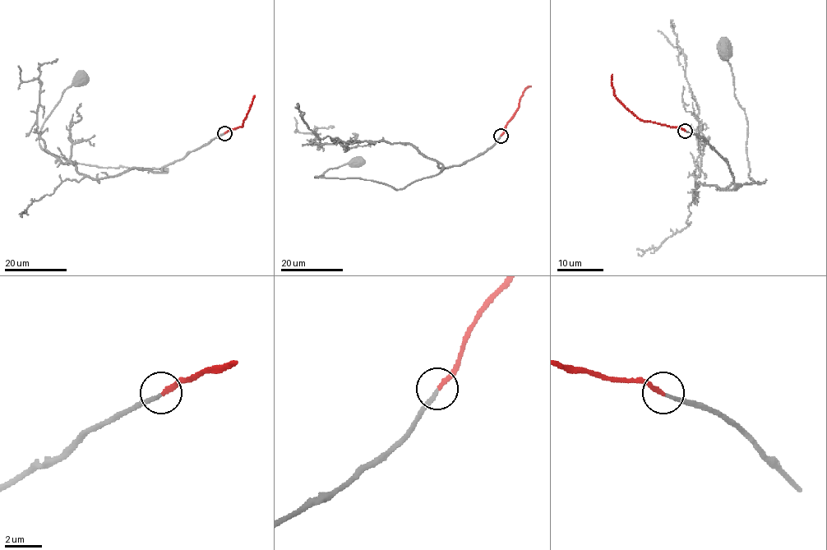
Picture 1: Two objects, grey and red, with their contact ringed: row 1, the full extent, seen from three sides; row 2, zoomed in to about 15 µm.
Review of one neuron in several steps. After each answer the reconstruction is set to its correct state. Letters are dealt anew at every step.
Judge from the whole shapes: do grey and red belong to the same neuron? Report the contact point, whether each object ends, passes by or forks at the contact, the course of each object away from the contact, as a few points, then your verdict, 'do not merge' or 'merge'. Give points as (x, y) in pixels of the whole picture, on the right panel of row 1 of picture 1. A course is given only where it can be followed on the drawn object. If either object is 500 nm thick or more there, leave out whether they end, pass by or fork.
place (685, 131); grey ends; red ends; course grey (686, 131), (726, 161), (733, 178), (726, 189), (765, 181), (749, 176), (746, 117), (734, 94), (727, 50); course red (686, 131), (681, 127), (639, 119), (616, 96), (612, 74); merge

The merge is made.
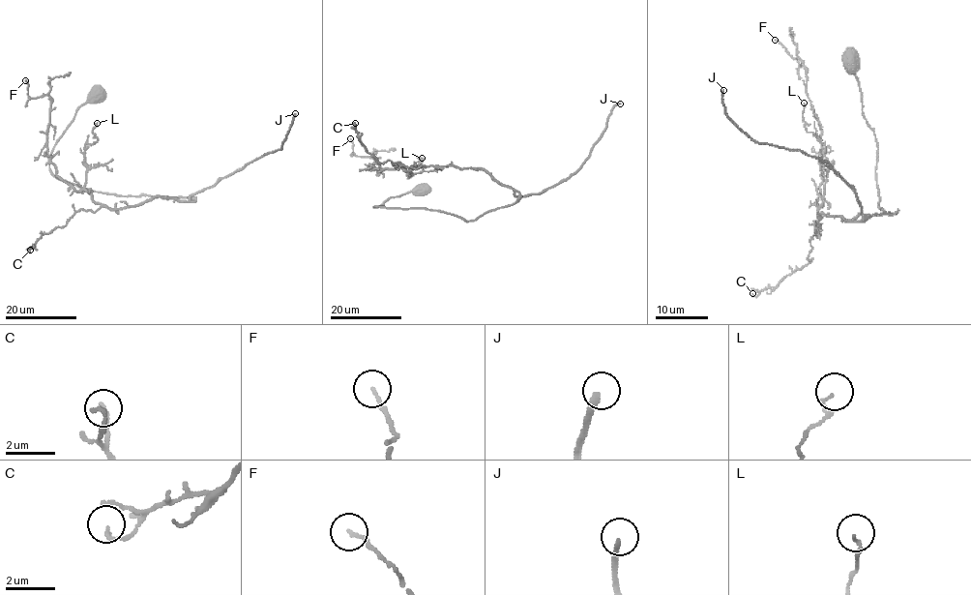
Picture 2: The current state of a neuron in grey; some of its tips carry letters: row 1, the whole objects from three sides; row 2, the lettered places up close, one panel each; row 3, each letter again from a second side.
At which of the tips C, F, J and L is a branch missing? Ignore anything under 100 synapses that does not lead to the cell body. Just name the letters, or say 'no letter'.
J

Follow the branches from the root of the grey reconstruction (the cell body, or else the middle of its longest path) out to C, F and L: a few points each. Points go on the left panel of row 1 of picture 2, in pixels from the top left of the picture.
C: (98, 95), (76, 111), (49, 170), (95, 192), (194, 202), (154, 196), (79, 209), (30, 250)
F: (98, 95), (49, 170), (194, 202), (110, 209), (73, 189), (47, 154), (51, 99), (25, 80)
L: (98, 95), (76, 111), (49, 170), (95, 192), (194, 202), (97, 204), (84, 188), (97, 123)

